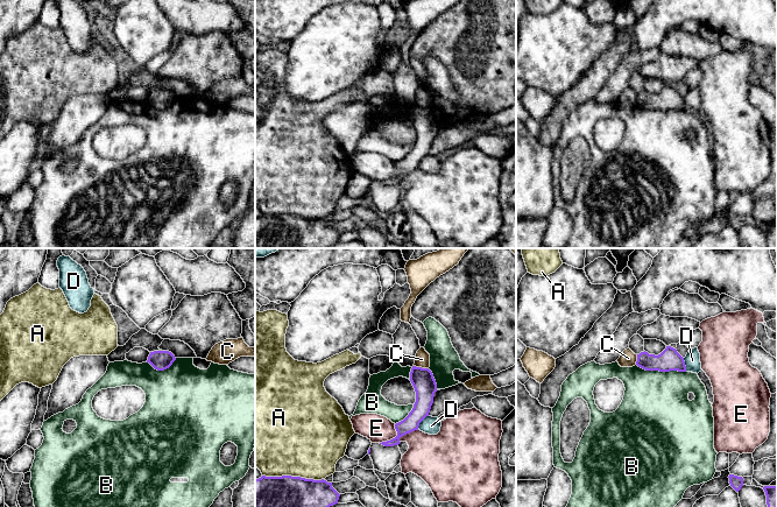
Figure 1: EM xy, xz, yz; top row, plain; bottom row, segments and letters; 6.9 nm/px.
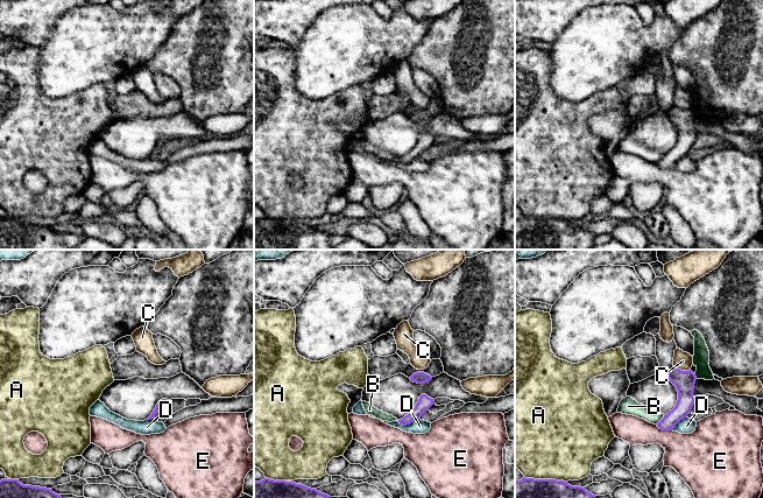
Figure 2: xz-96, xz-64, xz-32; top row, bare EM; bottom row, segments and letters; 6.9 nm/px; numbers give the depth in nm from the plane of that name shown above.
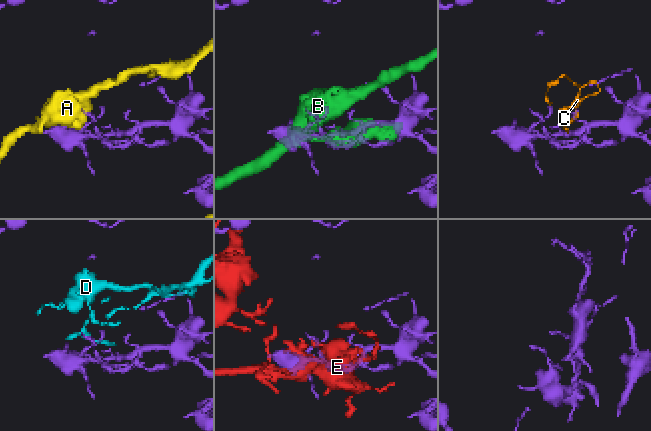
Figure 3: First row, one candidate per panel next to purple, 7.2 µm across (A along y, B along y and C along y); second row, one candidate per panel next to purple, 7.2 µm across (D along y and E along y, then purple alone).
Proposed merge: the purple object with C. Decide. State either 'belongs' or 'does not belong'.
does not belong

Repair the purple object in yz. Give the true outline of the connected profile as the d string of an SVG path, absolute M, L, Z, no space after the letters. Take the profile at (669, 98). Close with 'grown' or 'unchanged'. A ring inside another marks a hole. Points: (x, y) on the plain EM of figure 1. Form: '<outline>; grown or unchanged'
M666 85L658 94L641 91L637 93L636 104L645 110L686 111L684 97L671 85Z; unchanged

